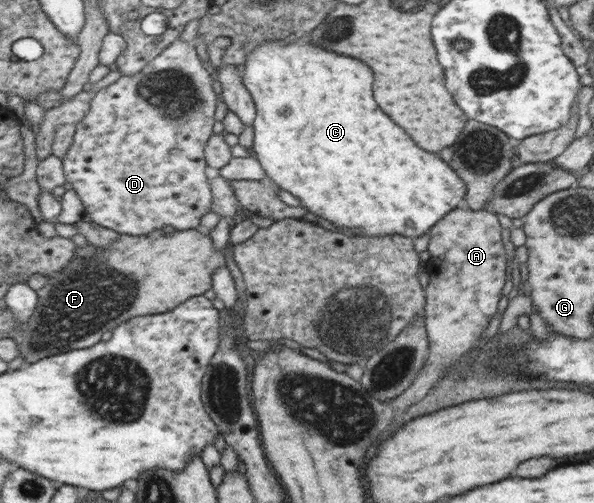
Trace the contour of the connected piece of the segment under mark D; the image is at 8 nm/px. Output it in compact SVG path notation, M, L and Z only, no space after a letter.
M179 39L136 75L122 75L117 82L101 89L91 100L89 112L77 122L73 141L62 158L66 181L80 197L86 219L127 235L149 235L165 225L175 230L199 228L201 217L213 206L205 175L205 147L214 134L219 101L213 71L200 61L192 42Z

